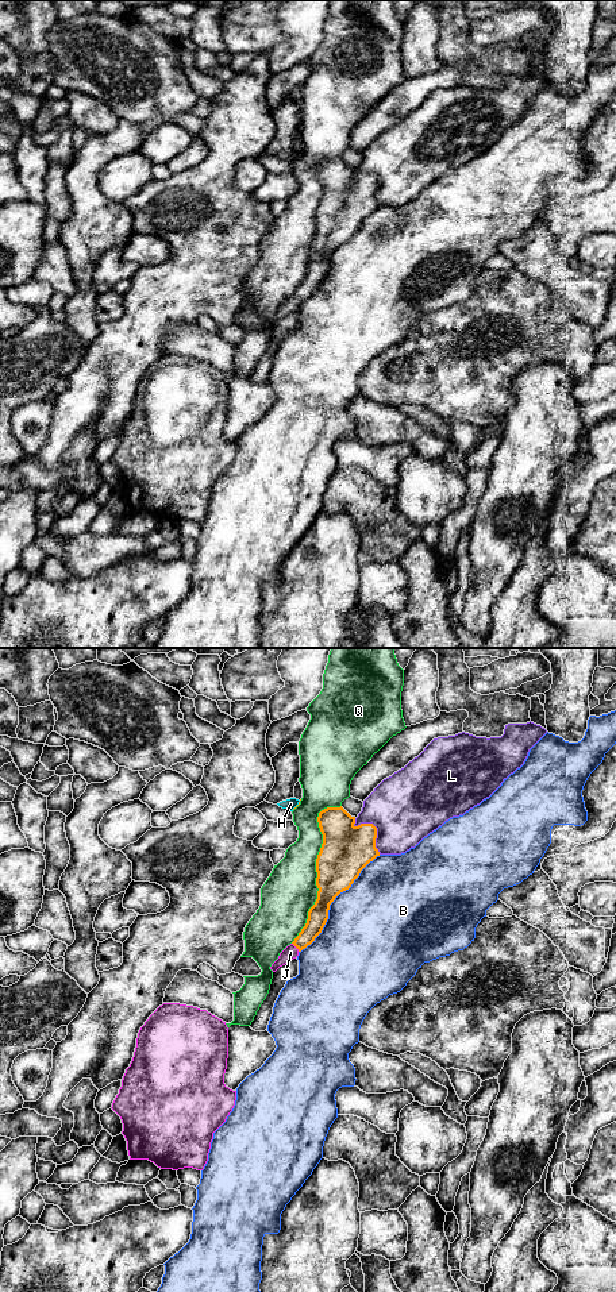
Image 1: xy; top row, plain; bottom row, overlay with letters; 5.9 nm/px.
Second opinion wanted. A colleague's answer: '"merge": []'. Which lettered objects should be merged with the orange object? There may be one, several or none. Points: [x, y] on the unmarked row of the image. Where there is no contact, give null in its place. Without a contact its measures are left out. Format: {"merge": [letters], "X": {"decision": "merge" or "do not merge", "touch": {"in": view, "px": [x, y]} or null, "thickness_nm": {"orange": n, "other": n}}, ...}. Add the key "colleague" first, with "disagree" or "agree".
{"colleague": "disagree", "merge": ["J"], "B": {"decision": "do not merge", "touch": {"in": "xy", "px": [332, 253]}, "thickness_nm": {"orange": 280, "other": 480}}, "H": {"decision": "do not merge", "touch": {"in": "xy", "px": [297, 157]}, "thickness_nm": {"orange": 20, "other": 70}}, "J": {"decision": "merge", "touch": {"in": "xy", "px": [295, 297]}, "thickness_nm": {"orange": 120, "other": 90}}, "L": {"decision": "do not merge", "touch": {"in": "xy", "px": [376, 180]}, "thickness_nm": {"orange": 300, "other": 420}}, "Q": {"decision": "do not merge", "touch": {"in": "xy", "px": [316, 219]}, "thickness_nm": {"orange": 300, "other": 320}}}

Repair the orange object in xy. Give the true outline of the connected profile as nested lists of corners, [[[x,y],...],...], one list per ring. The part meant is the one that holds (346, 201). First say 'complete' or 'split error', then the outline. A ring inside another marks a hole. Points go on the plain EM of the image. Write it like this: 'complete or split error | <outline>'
split error | [[[342,158],[322,162],[317,174],[323,186],[316,211],[317,251],[308,263],[305,278],[272,316],[273,324],[290,315],[315,293],[328,271],[330,257],[351,239],[370,213],[380,208],[376,200],[377,180],[373,176],[355,178],[355,169]]]

